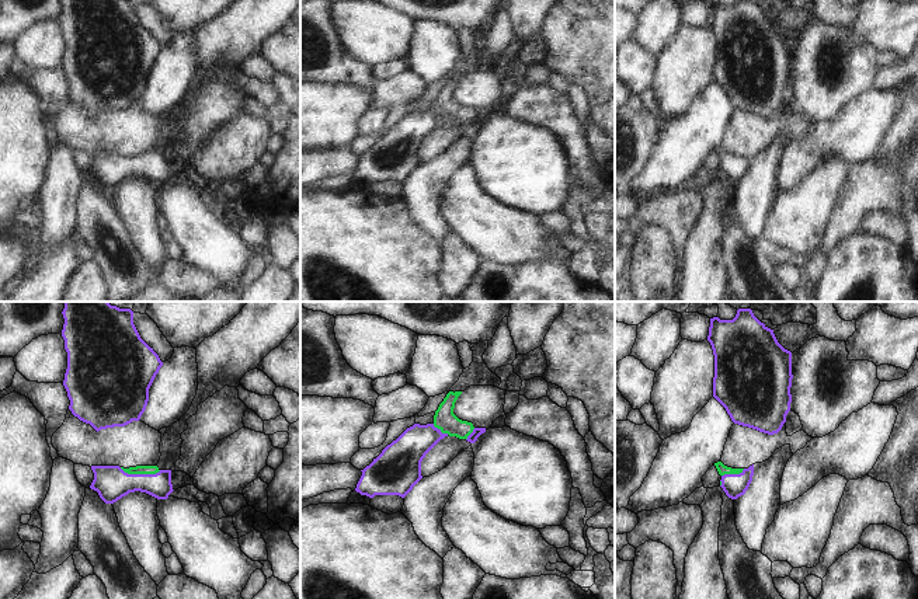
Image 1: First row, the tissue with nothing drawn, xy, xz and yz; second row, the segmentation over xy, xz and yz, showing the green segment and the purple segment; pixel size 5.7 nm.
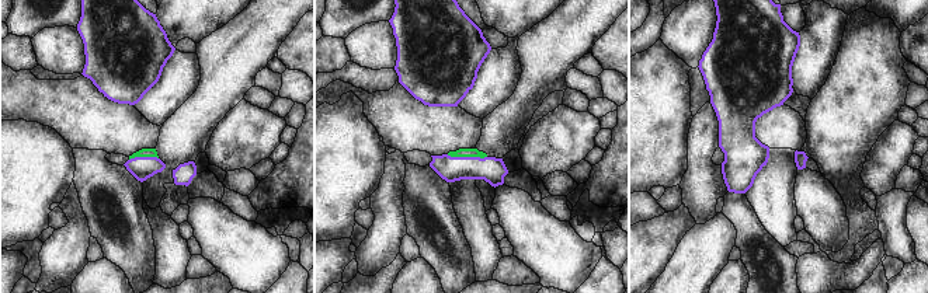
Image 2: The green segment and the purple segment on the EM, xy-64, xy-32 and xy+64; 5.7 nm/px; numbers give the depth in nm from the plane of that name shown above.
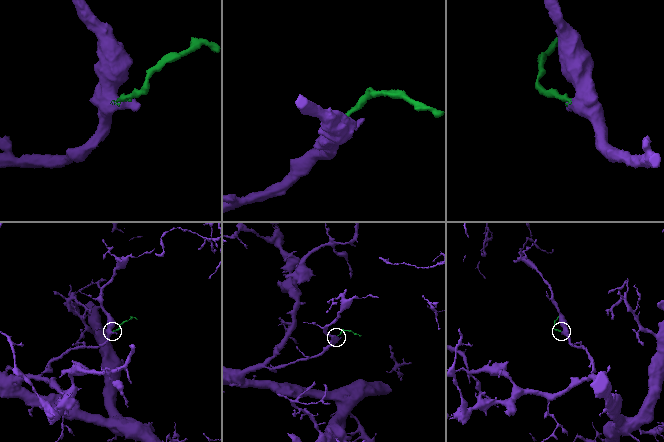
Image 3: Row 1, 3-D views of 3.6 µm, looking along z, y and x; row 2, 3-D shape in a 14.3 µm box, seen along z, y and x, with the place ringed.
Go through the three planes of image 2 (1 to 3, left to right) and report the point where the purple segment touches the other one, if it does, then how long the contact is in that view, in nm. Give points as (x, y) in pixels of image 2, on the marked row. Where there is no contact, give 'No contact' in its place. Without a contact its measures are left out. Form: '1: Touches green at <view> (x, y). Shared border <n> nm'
1: Touches green at xy-64 (143, 156). Shared border 170 nm
2: Touches green at xy-32 (466, 156). Shared border 240 nm
3: No contact.

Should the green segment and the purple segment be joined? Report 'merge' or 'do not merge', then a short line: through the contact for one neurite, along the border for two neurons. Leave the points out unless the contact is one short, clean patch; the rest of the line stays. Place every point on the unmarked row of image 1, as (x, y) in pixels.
merge | xy (139, 155), (141, 159), (135, 164), (111, 169)

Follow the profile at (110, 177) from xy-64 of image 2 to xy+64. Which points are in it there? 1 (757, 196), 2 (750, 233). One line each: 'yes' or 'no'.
1: no
2: yes

